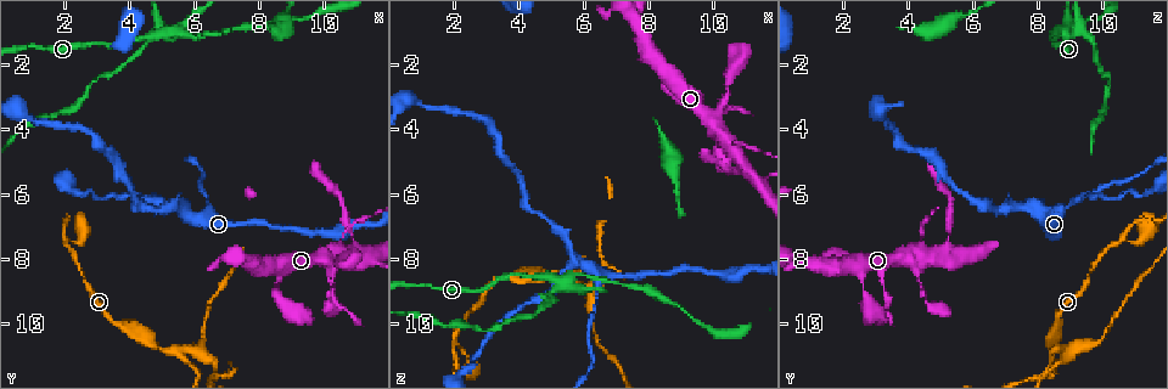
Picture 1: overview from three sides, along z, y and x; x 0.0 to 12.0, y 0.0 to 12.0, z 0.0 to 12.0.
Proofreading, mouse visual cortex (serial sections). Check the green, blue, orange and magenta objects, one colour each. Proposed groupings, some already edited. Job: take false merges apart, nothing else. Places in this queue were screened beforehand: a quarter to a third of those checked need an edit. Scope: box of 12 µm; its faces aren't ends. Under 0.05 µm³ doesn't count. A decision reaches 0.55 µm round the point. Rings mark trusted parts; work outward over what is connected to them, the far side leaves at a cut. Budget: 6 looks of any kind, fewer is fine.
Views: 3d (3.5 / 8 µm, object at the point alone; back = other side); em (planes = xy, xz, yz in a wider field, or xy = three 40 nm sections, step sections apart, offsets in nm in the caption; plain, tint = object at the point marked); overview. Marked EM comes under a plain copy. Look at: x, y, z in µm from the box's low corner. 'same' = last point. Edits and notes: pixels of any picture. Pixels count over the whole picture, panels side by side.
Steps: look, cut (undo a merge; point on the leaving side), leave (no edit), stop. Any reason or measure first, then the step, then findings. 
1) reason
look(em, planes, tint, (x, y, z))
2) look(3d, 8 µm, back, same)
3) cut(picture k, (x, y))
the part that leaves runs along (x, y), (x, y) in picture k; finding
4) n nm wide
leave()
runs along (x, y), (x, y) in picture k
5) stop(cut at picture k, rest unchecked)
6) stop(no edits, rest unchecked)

thin neck
look(3d, 3.5 µm, (2.0, 7.4, 10.5))

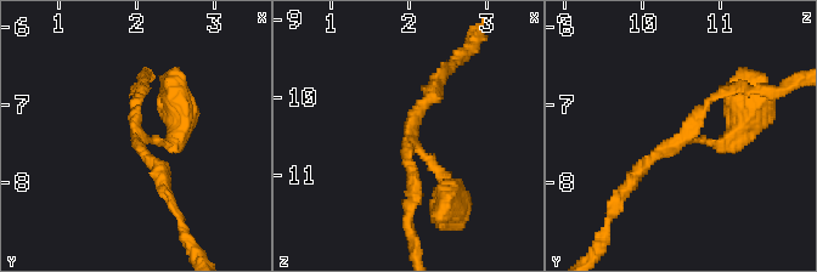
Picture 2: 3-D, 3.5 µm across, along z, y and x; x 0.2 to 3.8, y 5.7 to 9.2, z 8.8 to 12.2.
3 arms; arms of 150, 150, 200 nm
look(em, xy, step 1, tint, (2.00, 7.45, 10.55))

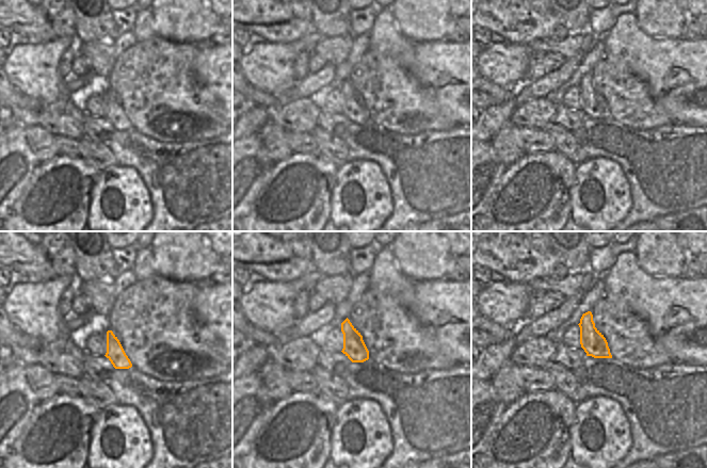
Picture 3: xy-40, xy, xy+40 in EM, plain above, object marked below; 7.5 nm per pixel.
leave()
runs along (631, 185), (668, 145), (723, 145), (739, 125) in picture 2; continuous, no second cell

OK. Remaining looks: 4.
branch point
look(3d, 8 µm, (5.4, 10.8, 8.6))

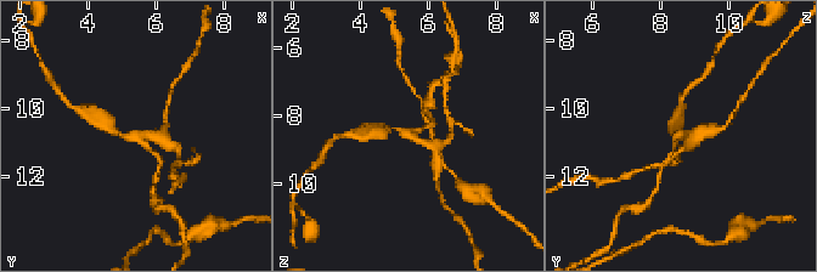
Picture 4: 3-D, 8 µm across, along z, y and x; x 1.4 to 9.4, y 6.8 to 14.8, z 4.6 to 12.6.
zoom in
look(3d, 3.5 µm, (5.5, 10.7, 8.6))

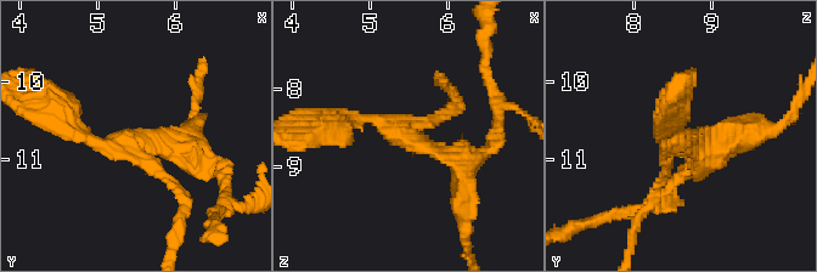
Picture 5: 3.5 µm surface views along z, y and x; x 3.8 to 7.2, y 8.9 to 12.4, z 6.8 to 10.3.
3 arms; arms of 150, 200, 250 nm; now the EM
look(em, xy, step 2, tint, (5.45, 10.75, 8.60))

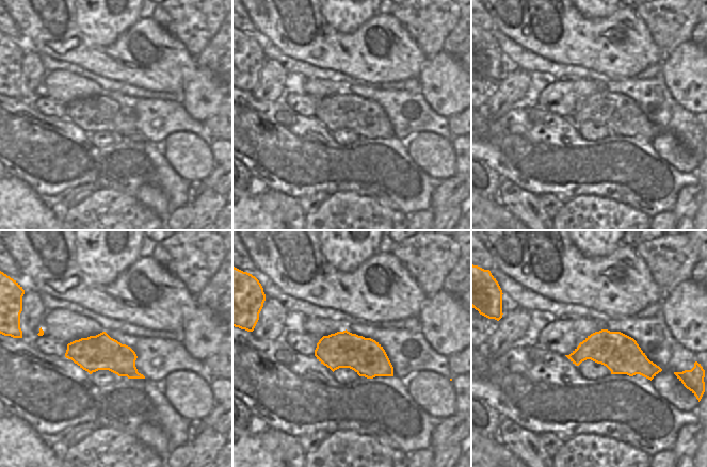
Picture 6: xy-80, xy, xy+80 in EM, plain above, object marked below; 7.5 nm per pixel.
cut(picture 5, (186, 160))
a second cell is stuck on

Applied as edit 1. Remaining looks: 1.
stop(cut at picture 5, rest unchecked)

